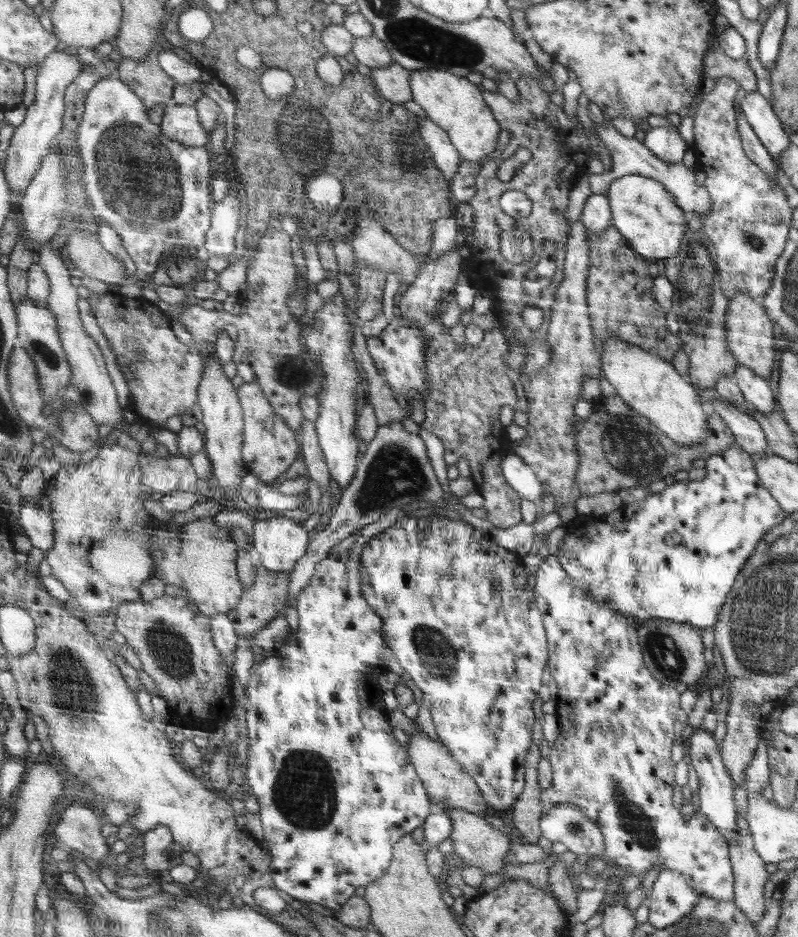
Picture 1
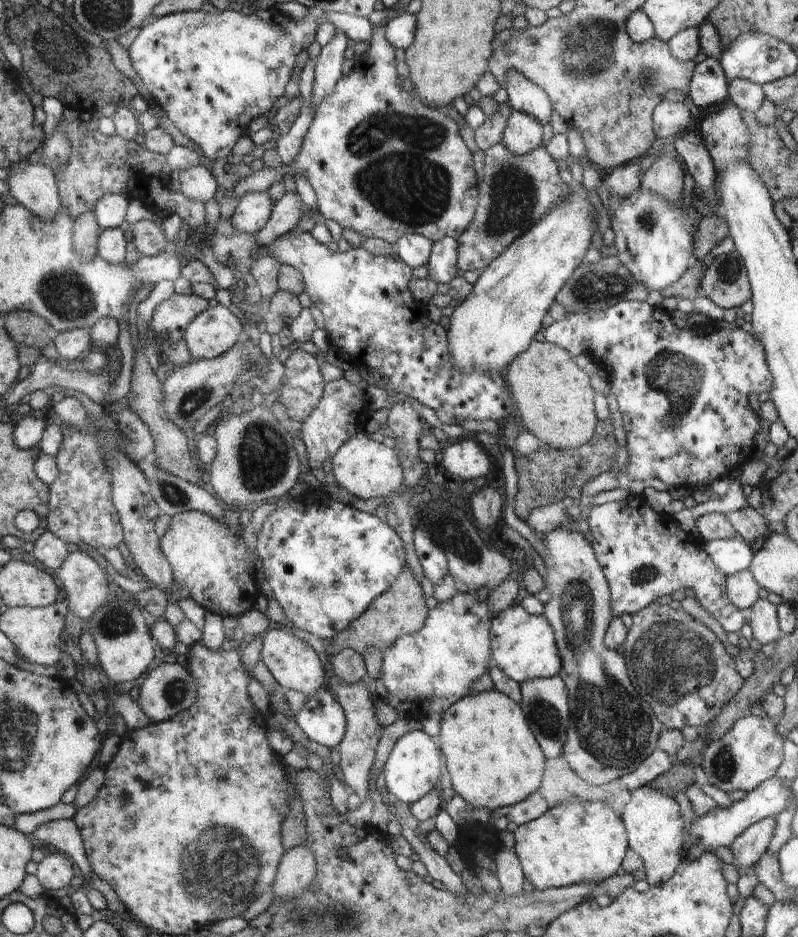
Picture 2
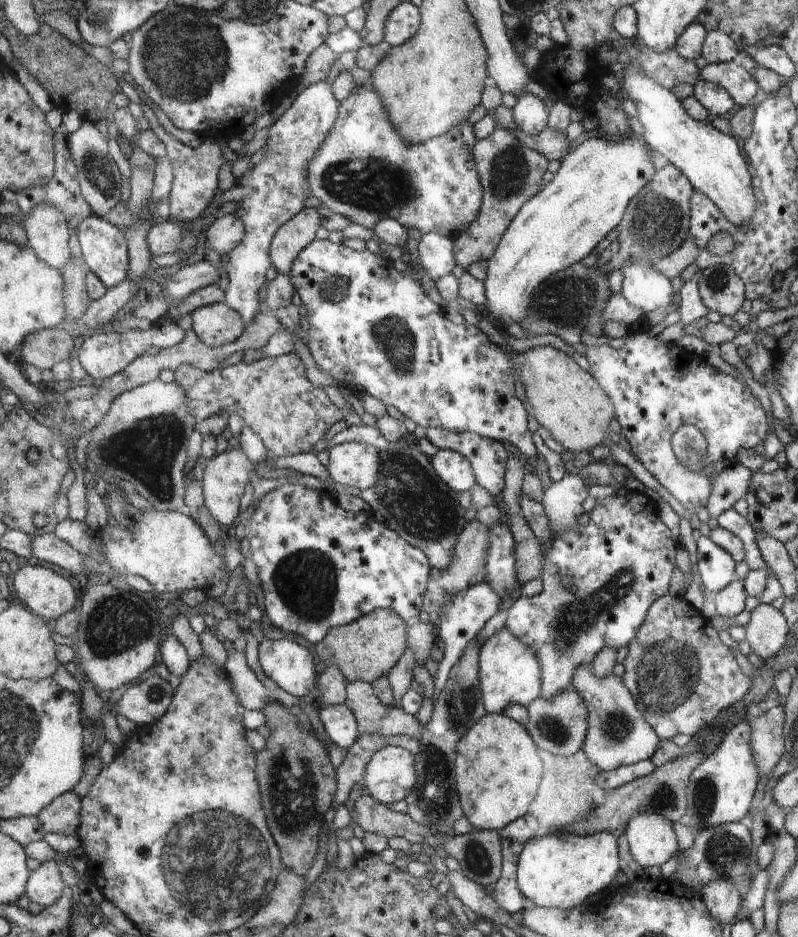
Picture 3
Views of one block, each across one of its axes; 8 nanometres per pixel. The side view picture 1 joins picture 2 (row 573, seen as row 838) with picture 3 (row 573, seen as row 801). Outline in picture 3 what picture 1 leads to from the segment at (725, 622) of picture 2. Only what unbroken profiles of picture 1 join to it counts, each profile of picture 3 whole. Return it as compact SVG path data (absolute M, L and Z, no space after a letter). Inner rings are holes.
M624 490L612 494L612 496L604 496L604 498L596 499L594 508L589 512L590 522L584 525L574 526L572 530L564 530L564 532L558 532L558 536L553 538L550 542L550 546L543 553L543 564L542 568L542 592L538 595L532 597L523 598L520 597L510 605L508 608L508 613L506 614L506 624L505 629L508 632L512 632L514 636L518 636L526 646L530 646L537 654L541 655L541 666L542 666L542 694L544 698L550 698L554 694L559 694L562 691L566 691L566 688L572 688L574 674L578 671L578 668L586 666L586 664L591 664L593 658L596 658L596 654L610 646L610 648L620 648L628 647L638 634L638 629L642 626L644 619L646 618L648 609L652 606L652 603L660 599L661 596L668 593L668 582L672 578L672 572L674 572L674 550L676 550L676 542L672 540L670 536L670 530L662 524L662 520L658 518L658 512L654 508L654 502L652 498L648 498L648 495L638 494L638 491L625 492ZM566 576L570 576L572 580L564 580ZM568 584L574 584L574 592L568 588Z

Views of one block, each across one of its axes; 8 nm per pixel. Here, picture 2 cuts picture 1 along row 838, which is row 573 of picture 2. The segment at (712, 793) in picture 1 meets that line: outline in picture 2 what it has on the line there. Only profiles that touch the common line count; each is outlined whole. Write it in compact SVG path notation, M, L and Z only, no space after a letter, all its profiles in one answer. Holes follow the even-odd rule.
M738 535L728 540L714 539L702 543L713 564L728 577L749 569L755 554L750 545Z

